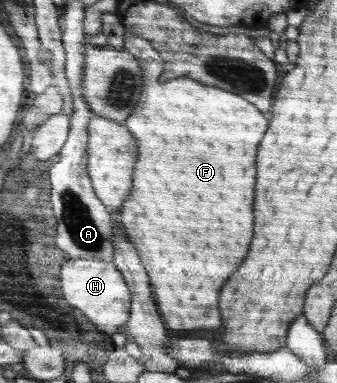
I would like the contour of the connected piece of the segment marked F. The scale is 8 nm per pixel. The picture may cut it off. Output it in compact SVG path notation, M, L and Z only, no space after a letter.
M126 33L122 50L140 61L145 93L141 93L141 107L137 107L137 111L134 109L130 116L133 119L125 123L125 127L137 135L137 143L141 143L141 159L137 159L137 175L133 175L129 203L123 203L123 209L119 211L120 225L151 279L157 307L169 335L176 336L177 331L193 329L219 329L221 317L217 297L221 285L237 271L253 237L255 151L265 137L265 129L269 129L271 115L257 111L236 92L197 83L191 76L175 77L175 85L161 83L163 79L173 80L165 77L164 59L152 47L152 41L144 36Z

